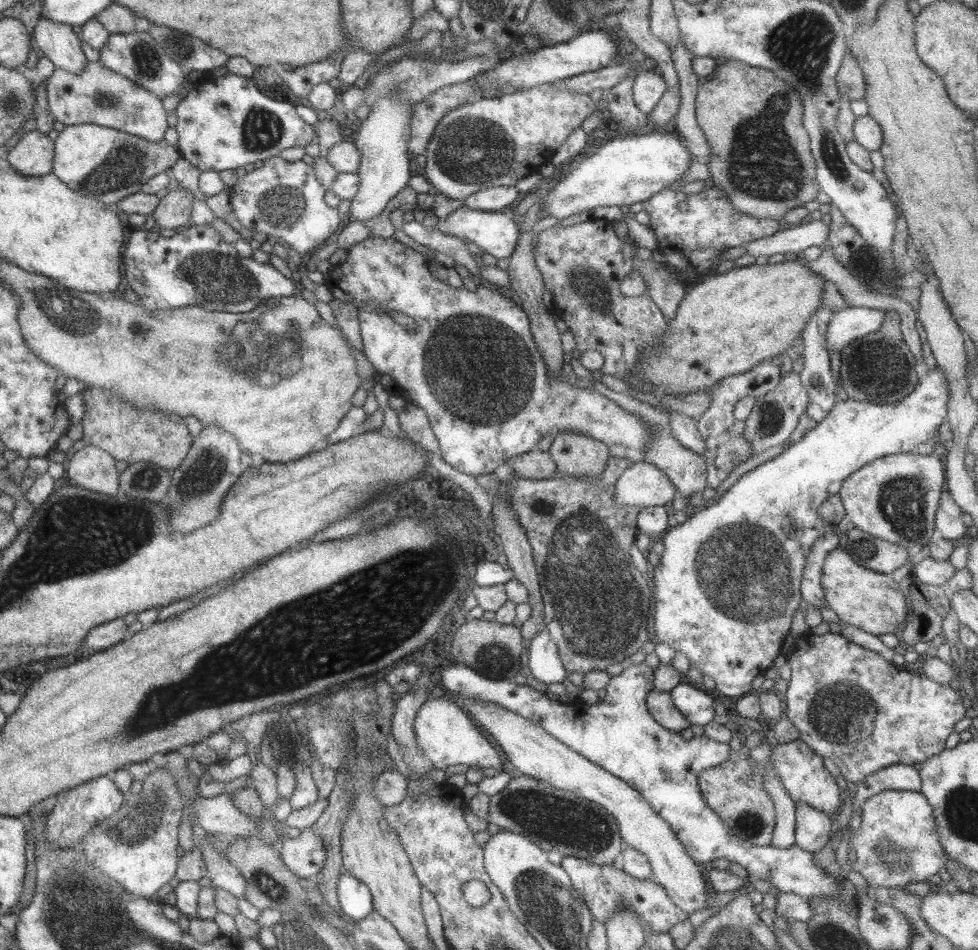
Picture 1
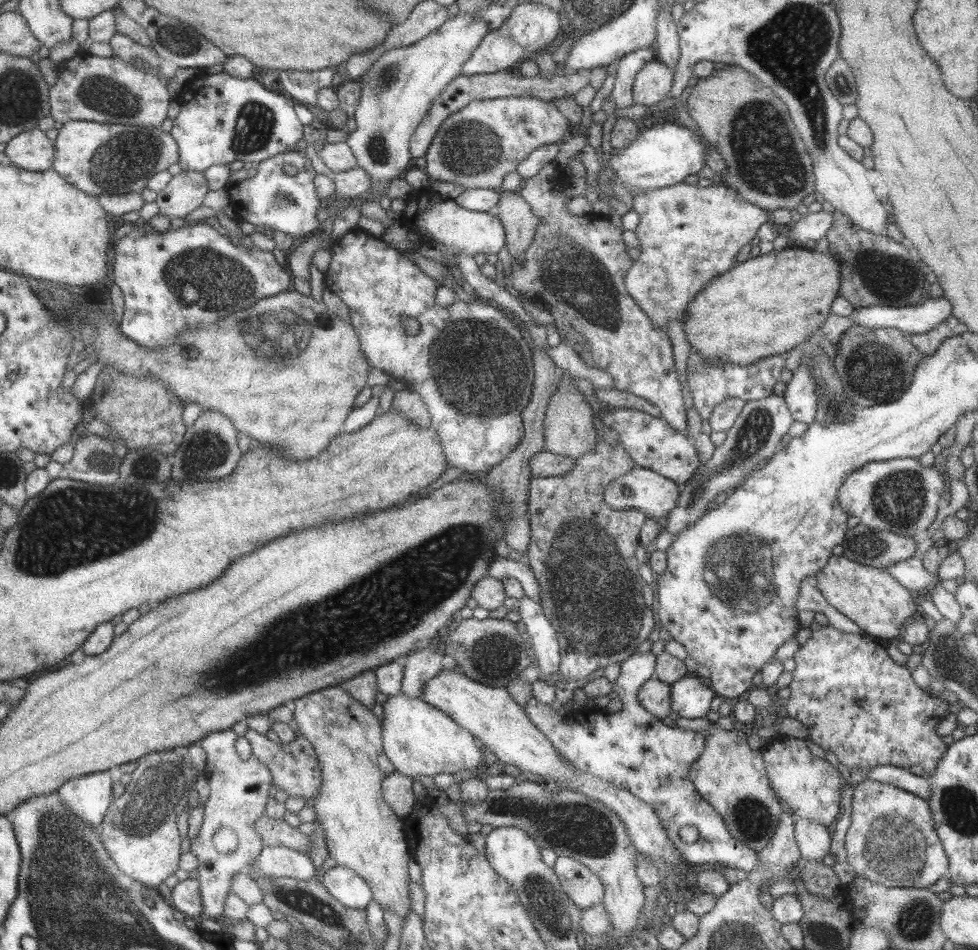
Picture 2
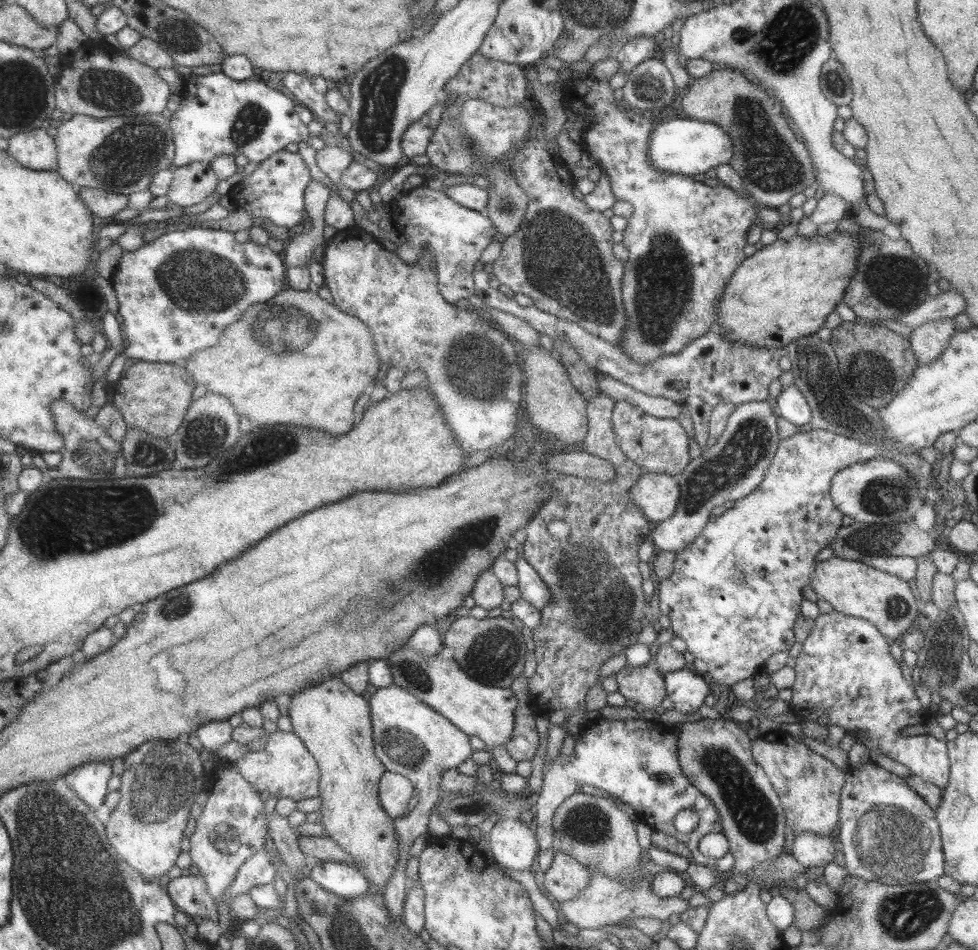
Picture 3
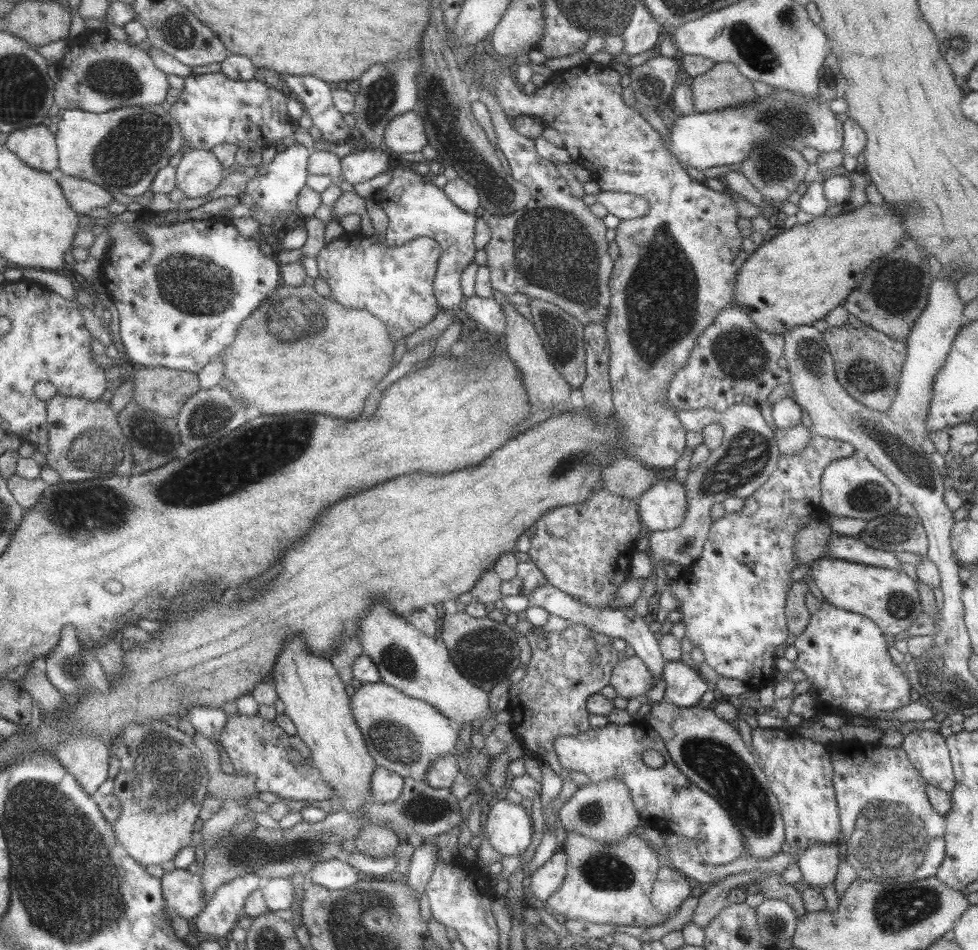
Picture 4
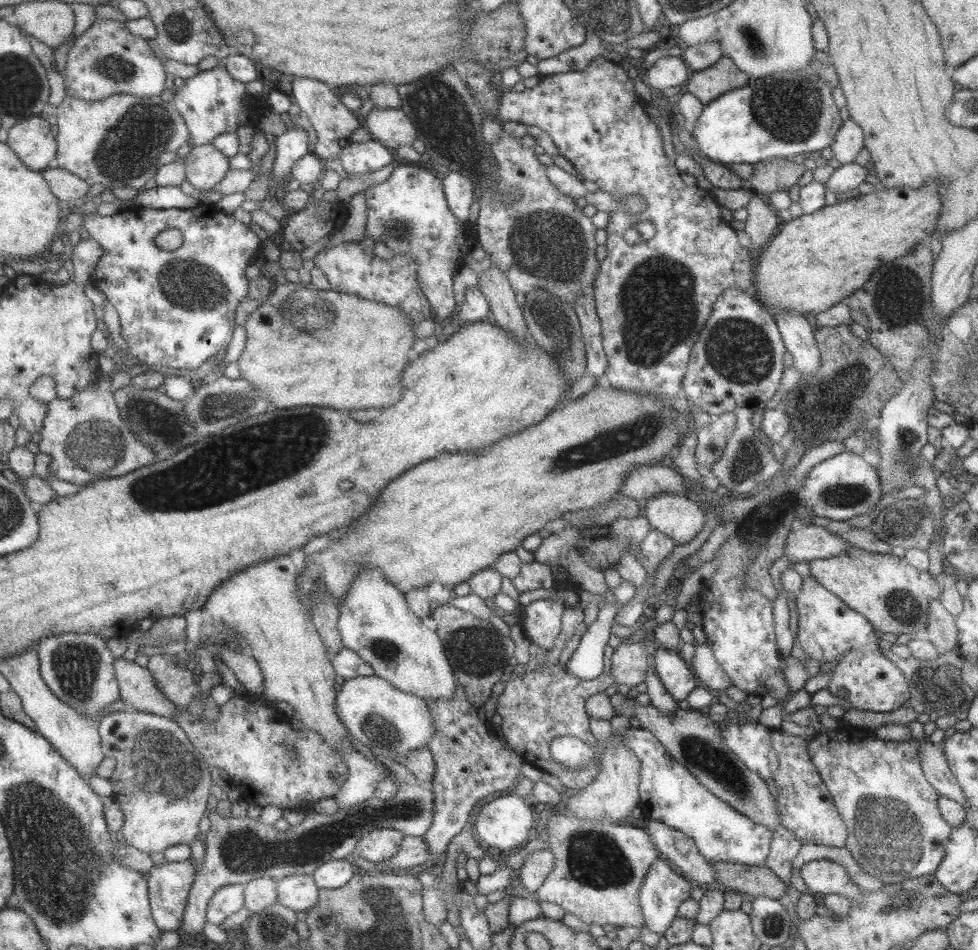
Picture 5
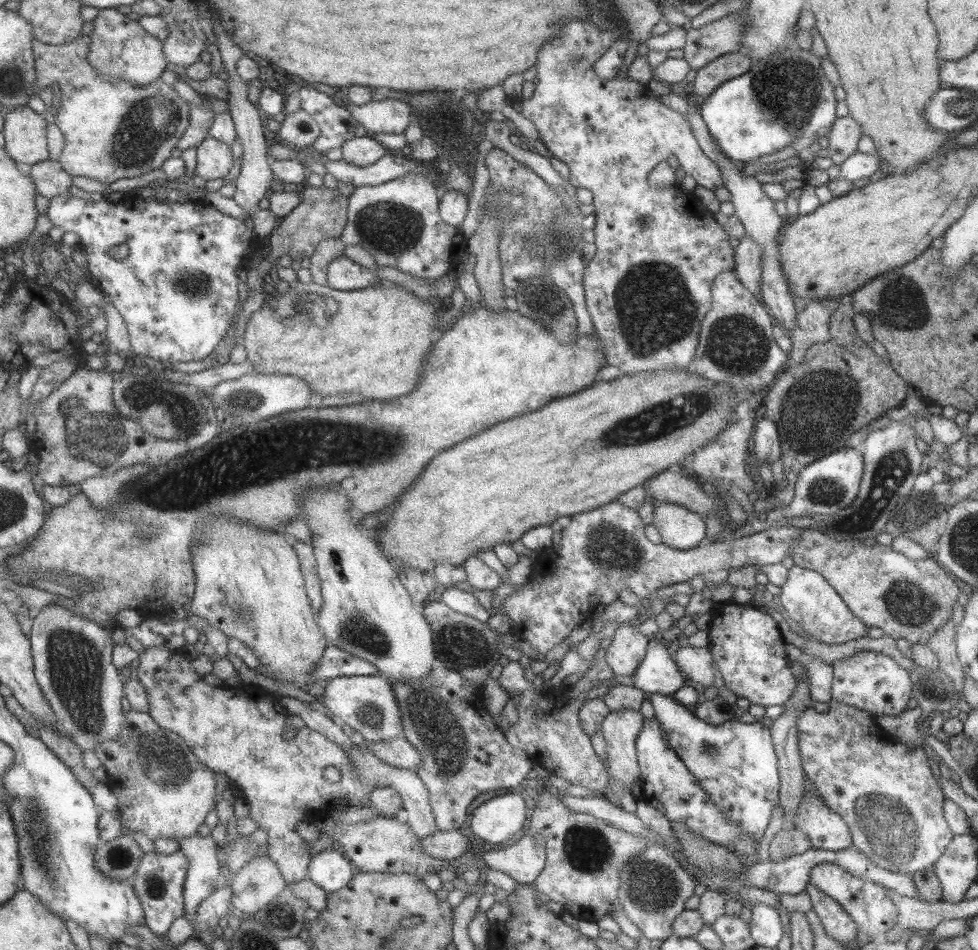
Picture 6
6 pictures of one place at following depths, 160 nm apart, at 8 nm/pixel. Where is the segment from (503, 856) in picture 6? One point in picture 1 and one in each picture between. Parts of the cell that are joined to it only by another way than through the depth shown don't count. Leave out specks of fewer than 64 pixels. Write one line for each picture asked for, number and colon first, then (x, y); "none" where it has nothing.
1: (605, 888)
2: (583, 888)
3: (565, 877)
4: (544, 880)
5: (539, 863)

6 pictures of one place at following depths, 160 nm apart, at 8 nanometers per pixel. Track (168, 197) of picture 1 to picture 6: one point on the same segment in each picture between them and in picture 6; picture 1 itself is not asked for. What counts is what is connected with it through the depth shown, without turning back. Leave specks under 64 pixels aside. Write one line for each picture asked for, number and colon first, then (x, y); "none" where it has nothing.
2: (183, 193)
3: (191, 183)
4: (198, 172)
5: (204, 166)
6: (213, 158)

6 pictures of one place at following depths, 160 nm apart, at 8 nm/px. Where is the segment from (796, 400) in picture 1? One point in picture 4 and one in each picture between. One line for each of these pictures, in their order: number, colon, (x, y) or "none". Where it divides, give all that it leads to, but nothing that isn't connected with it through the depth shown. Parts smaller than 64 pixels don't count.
2: (756, 433)
3: (731, 468)
4: (747, 455)

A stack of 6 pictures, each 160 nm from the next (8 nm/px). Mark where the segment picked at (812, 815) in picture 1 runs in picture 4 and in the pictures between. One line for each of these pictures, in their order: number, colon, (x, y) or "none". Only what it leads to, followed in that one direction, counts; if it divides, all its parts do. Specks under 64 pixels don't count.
2: (812, 839)
3: (810, 850)
4: (818, 863)

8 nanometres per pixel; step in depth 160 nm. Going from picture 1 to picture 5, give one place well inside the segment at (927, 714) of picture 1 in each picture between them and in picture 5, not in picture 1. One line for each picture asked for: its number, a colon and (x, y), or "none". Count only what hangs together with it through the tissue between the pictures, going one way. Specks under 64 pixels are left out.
2: (855, 701)
3: (845, 676)
4: (844, 656)
5: (826, 626)

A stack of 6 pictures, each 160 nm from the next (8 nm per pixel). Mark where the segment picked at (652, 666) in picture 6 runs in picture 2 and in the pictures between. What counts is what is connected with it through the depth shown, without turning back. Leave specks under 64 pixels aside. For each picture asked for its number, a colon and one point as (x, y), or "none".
2: (689, 697)
3: (686, 689)
4: (684, 686)
5: (676, 676)

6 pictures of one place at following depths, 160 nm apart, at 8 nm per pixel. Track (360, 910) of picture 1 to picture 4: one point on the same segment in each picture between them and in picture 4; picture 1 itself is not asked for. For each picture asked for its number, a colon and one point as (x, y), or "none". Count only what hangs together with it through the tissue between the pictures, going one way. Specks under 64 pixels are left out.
2: (343, 884)
3: (338, 878)
4: (334, 874)

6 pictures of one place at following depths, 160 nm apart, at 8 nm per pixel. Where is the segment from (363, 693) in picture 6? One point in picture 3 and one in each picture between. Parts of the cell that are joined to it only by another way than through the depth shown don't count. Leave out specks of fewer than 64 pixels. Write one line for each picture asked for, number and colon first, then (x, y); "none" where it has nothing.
3: (410, 739)
4: (403, 734)
5: (392, 723)

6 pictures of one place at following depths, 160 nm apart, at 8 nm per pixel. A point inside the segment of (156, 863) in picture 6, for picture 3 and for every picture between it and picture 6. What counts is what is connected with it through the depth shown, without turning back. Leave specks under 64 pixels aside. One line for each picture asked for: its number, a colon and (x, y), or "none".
3: (189, 894)
4: (181, 891)
5: (168, 884)

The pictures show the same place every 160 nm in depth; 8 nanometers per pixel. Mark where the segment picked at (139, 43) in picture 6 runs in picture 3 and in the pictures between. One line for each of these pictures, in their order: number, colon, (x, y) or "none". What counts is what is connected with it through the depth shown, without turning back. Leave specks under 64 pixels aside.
3: (97, 80)
4: (100, 74)
5: (104, 60)

